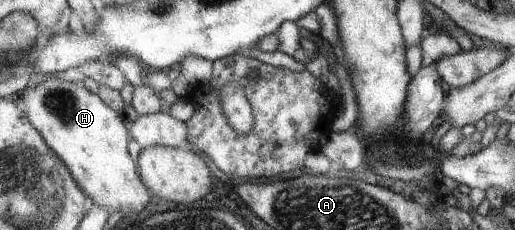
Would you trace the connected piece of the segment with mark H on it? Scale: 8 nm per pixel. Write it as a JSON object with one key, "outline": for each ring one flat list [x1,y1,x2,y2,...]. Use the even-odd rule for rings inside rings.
{"outline":[[47,74,46,80,32,88,28,88,19,100,25,110,26,116,34,124,42,136,49,143,50,148,64,160,74,180,82,186,82,190,92,198,92,202,106,208,108,212,117,210,142,210,146,204,150,206,156,202,150,188,144,184,139,168,136,168,136,160,130,156,131,134,124,124,124,117,113,107,108,106,99,93,94,94,88,88,82,87,79,81,67,81,58,74]]}

